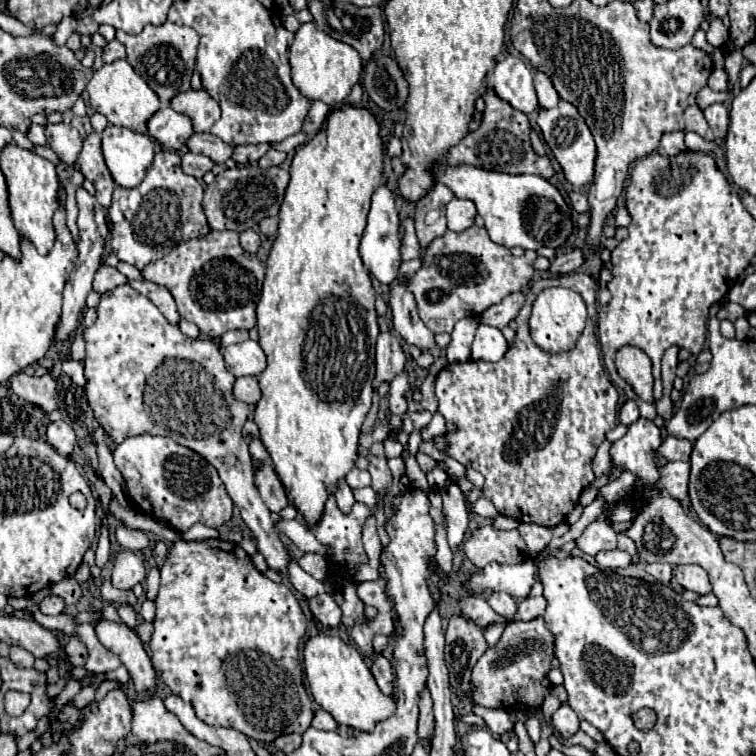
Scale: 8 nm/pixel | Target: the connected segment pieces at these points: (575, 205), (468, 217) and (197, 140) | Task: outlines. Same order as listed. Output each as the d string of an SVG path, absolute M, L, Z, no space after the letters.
M572 191L570 193L570 205L576 213L586 213L588 211L588 201L586 201L586 195L584 193L578 193L578 191Z
M452 199L446 205L446 217L448 217L448 229L450 231L464 231L464 229L474 225L476 207L472 201Z
M210 133L192 135L192 139L188 139L186 147L192 153L206 155L208 159L212 159L218 165L224 165L226 159L230 159L230 155L232 155L232 147L228 147L224 141L220 141L218 137L210 135Z

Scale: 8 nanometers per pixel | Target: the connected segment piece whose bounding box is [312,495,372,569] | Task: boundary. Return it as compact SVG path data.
M334 495L328 497L324 515L312 527L312 533L320 543L332 547L332 561L334 565L338 565L338 569L348 569L354 563L368 561L360 537L362 537L362 525L370 513L372 511L366 505L354 503L352 511L344 515L334 503Z

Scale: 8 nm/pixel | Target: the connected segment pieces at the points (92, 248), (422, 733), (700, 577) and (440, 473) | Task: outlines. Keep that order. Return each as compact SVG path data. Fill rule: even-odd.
M80 187L76 191L76 201L78 201L78 211L80 211L80 215L78 215L78 229L80 229L78 251L80 251L80 255L78 255L78 261L76 261L76 265L74 265L70 277L68 277L68 283L64 287L64 307L62 307L60 327L58 327L56 339L54 339L56 343L64 341L78 325L82 309L86 307L86 297L92 291L92 279L94 279L94 275L96 275L96 271L98 271L98 267L104 259L104 245L106 245L106 239L108 239L108 233L110 233L106 211L100 207L100 203L84 187Z
M428 689L424 691L424 699L420 699L420 721L418 721L418 737L420 741L432 739L434 733L434 715L432 715L432 699Z
M680 565L680 567L674 569L674 577L684 589L694 591L698 595L706 595L706 593L712 591L712 585L708 581L708 573L702 567Z
M436 465L435 468L427 473L427 481L431 488L443 489L447 480L447 474L445 470L441 470Z

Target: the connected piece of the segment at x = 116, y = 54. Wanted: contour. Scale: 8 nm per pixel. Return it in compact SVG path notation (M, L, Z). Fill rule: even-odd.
M110 41L106 47L104 47L104 55L102 55L104 63L112 63L116 59L126 59L126 49L120 41Z

